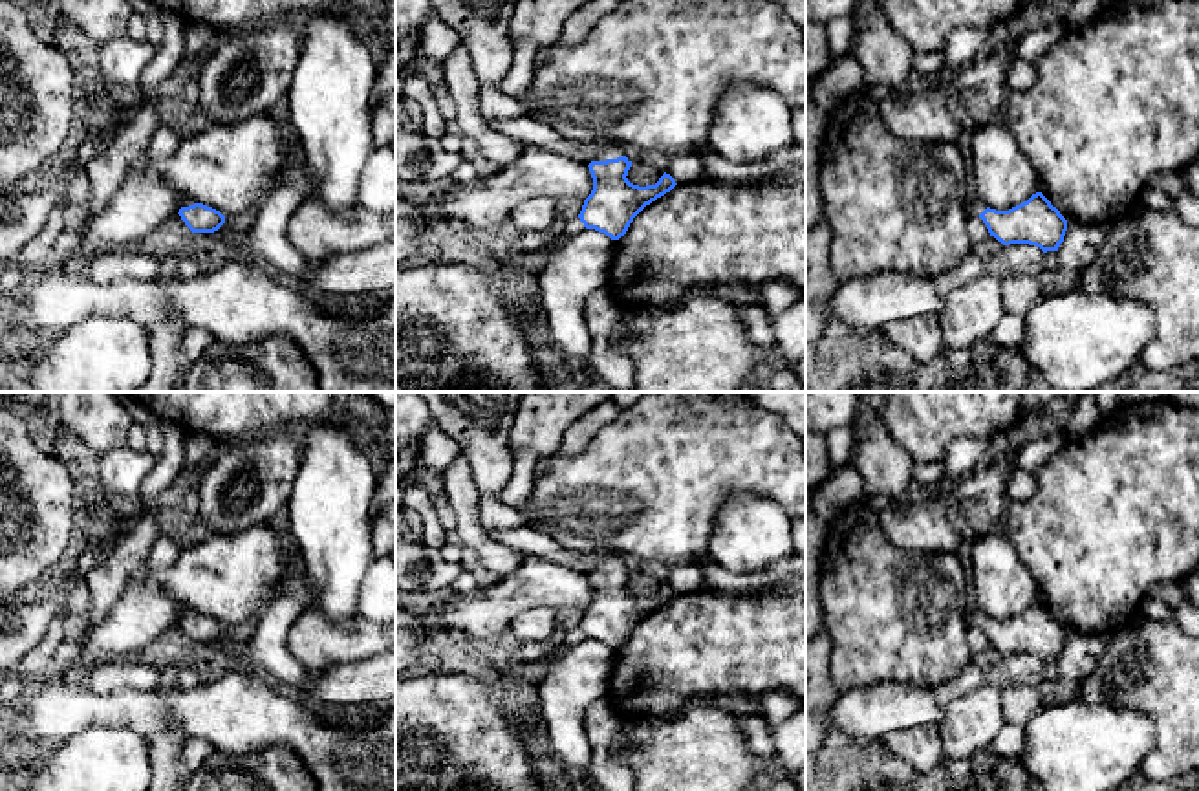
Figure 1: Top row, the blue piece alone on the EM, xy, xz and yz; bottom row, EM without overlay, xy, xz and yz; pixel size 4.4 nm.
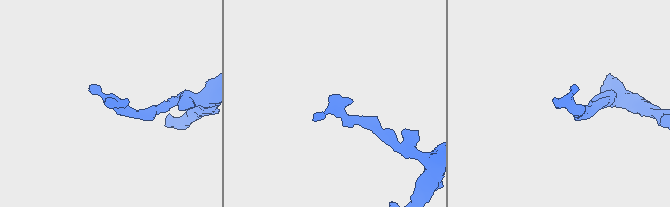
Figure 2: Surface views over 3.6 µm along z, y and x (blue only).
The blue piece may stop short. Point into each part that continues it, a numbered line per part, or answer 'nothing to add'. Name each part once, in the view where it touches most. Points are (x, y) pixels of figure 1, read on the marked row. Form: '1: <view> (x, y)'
1: xz (604, 149)

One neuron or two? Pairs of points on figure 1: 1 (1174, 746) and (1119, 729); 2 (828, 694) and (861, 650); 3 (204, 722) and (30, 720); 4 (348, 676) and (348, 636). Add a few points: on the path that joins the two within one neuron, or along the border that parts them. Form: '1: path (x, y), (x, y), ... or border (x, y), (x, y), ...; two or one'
1: border (1126, 709), (1154, 727), (1139, 771); two
2: border (833, 643), (831, 683), (839, 694); two
3: path (160, 711), (74, 711); one
4: border (376, 654), (365, 660), (332, 663), (312, 672); two

